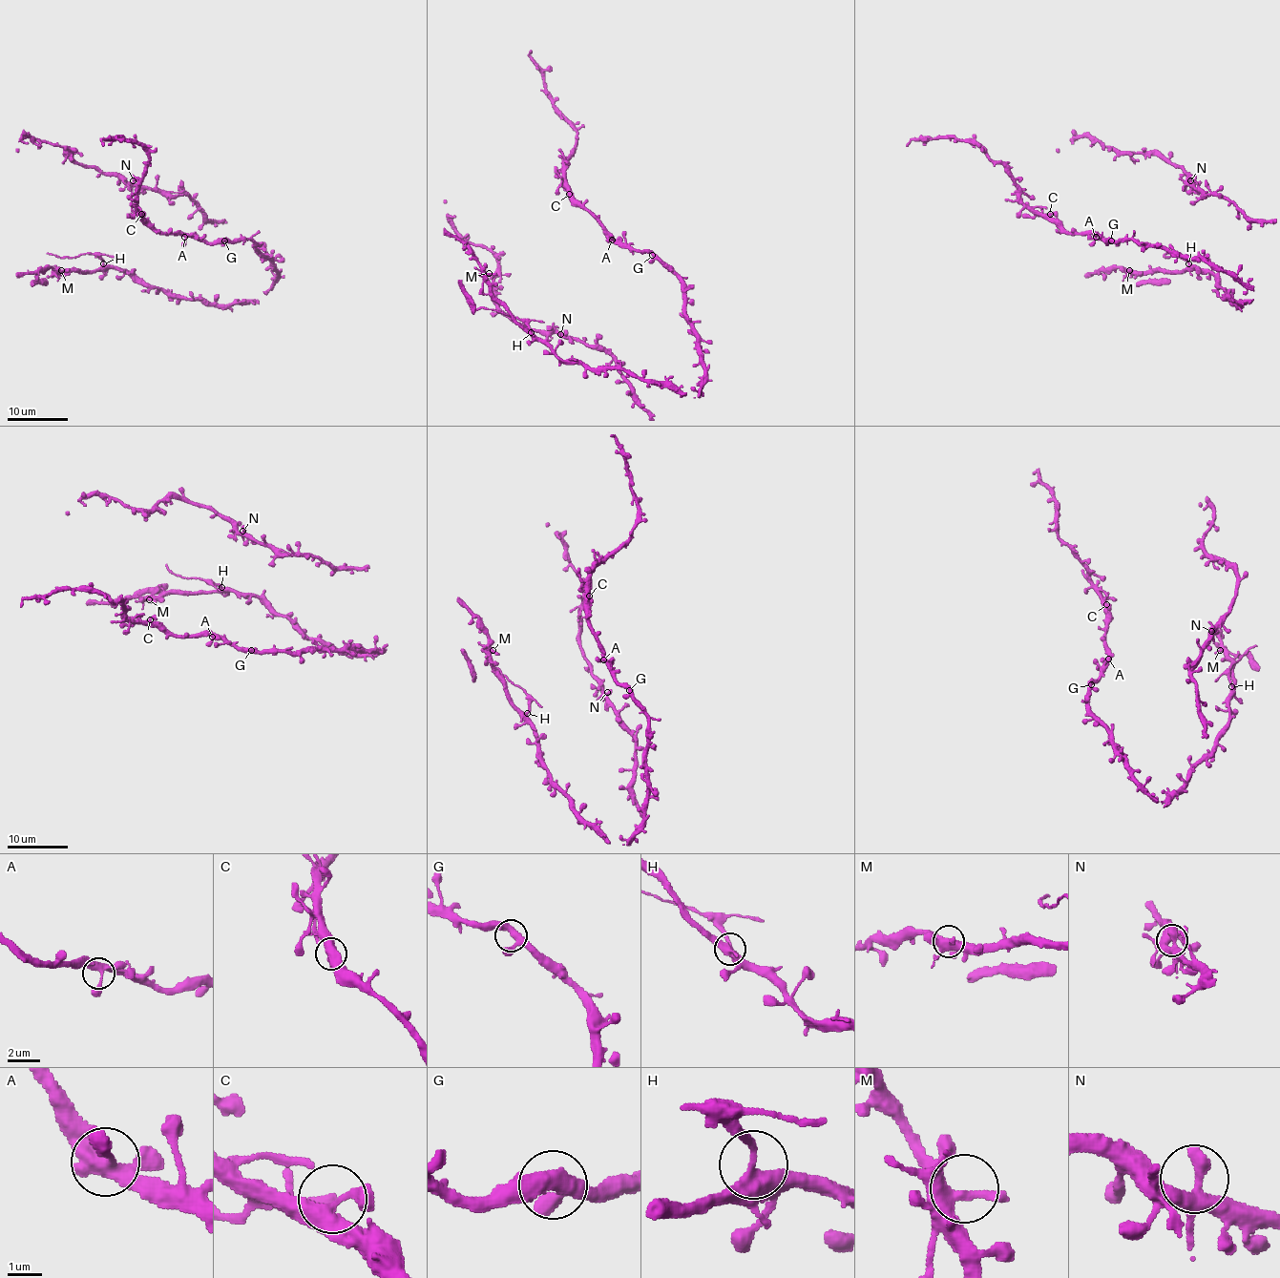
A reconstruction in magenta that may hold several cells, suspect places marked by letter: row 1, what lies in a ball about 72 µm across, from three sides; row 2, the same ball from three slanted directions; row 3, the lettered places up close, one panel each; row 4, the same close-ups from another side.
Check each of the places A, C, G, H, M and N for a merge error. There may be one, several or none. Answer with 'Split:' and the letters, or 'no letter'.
Split: H

